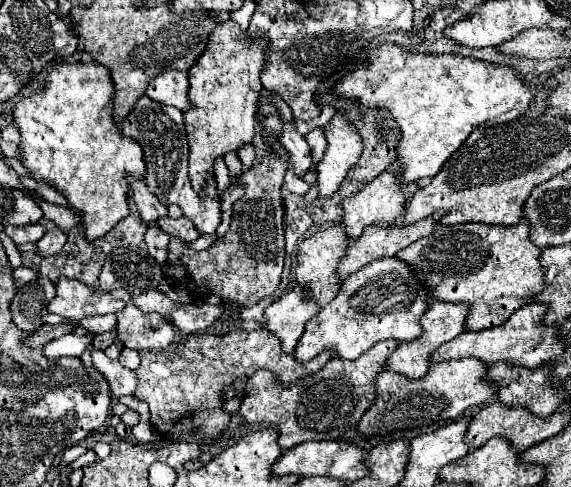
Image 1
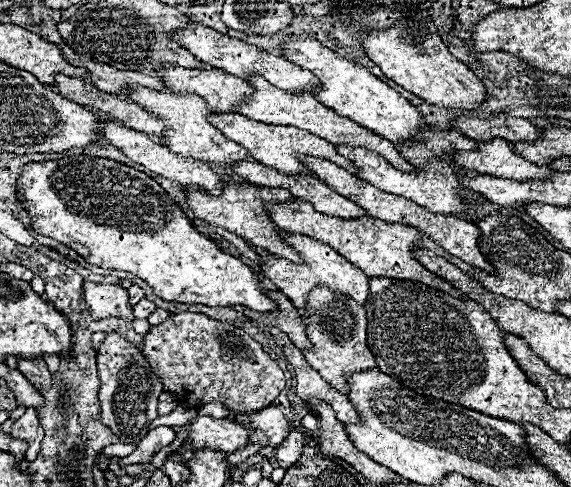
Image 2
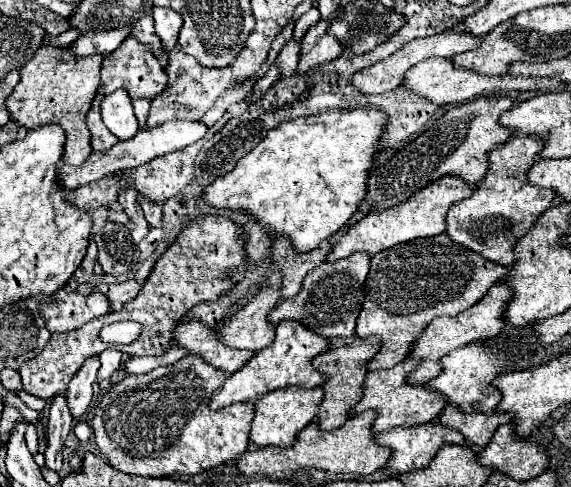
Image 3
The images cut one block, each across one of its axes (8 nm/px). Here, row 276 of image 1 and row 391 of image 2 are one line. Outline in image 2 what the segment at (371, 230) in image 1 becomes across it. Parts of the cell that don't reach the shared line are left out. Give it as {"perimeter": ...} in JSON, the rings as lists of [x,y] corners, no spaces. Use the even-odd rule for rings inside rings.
{"perimeter":[[[316,286],[302,308],[302,320],[306,324],[306,336],[312,344],[310,350],[302,350],[304,360],[336,390],[348,392],[346,374],[360,370],[374,370],[376,362],[366,344],[366,310],[354,298],[334,292],[328,286]]]}

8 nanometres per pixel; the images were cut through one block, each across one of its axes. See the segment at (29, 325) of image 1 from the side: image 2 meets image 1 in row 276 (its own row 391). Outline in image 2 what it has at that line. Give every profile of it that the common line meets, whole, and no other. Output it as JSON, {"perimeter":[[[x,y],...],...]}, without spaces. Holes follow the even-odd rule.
{"perimeter":[[[18,358],[18,372],[22,372],[28,382],[42,394],[52,386],[52,374],[48,372],[42,358]]]}

